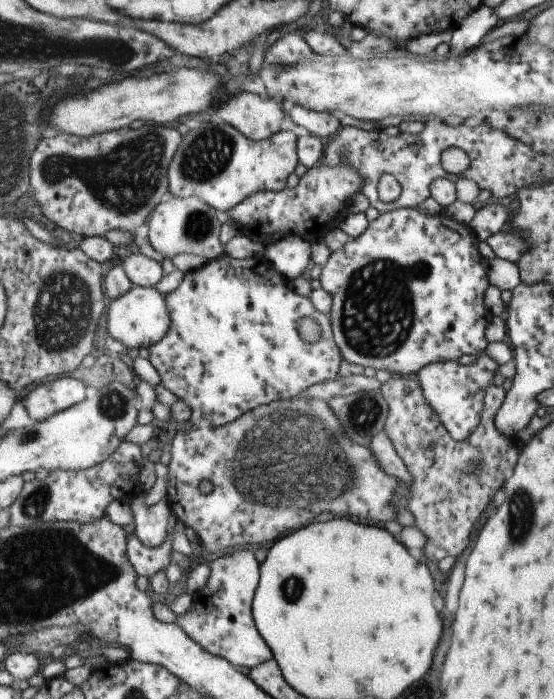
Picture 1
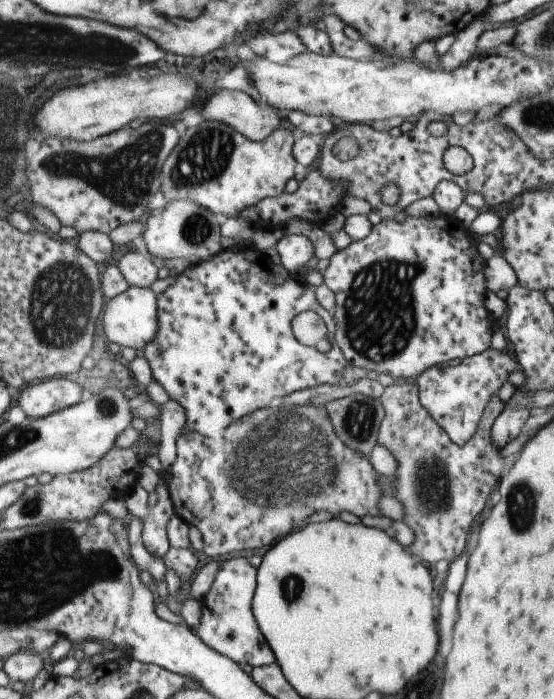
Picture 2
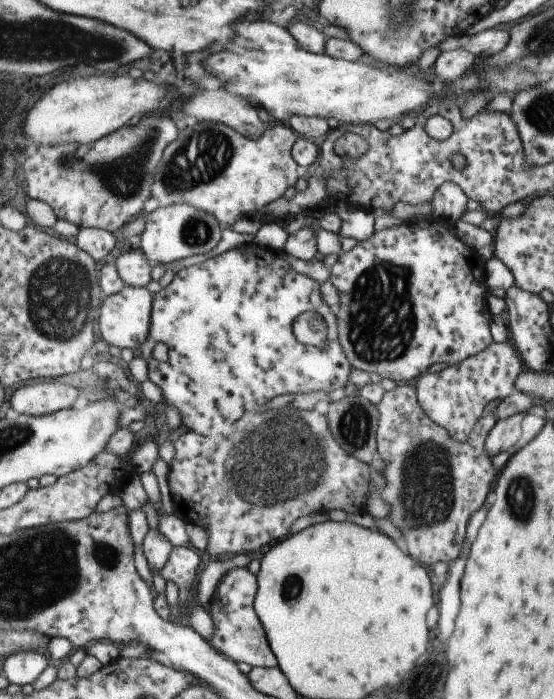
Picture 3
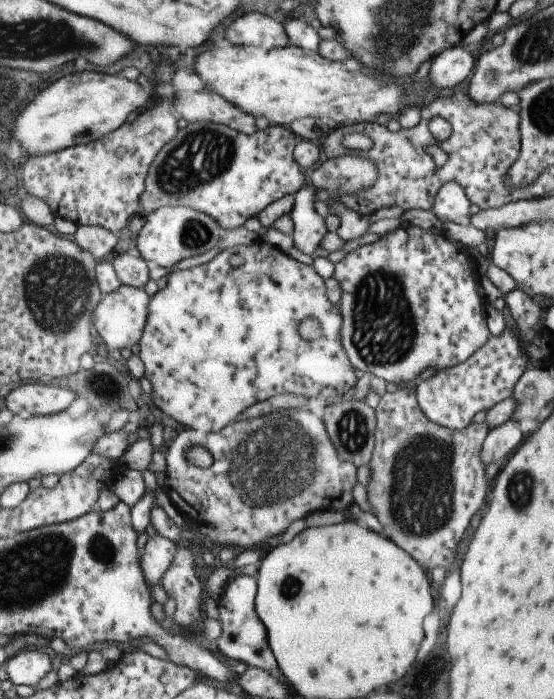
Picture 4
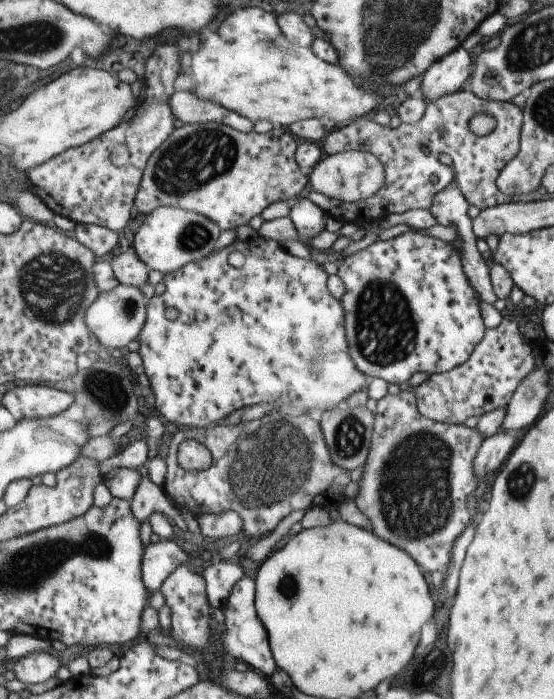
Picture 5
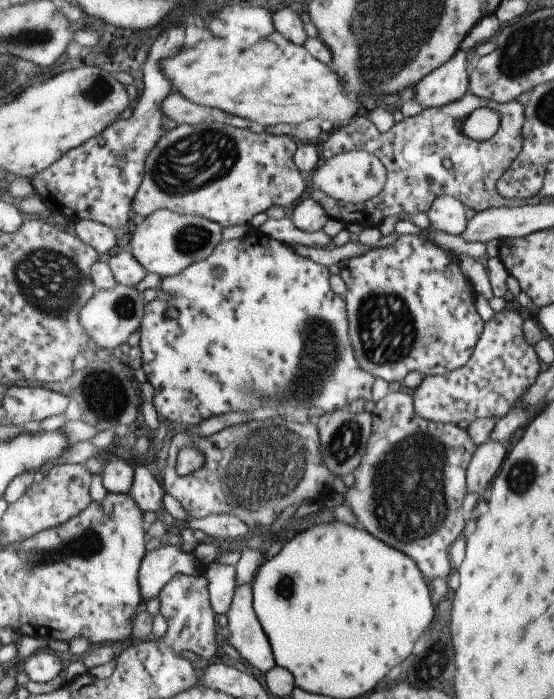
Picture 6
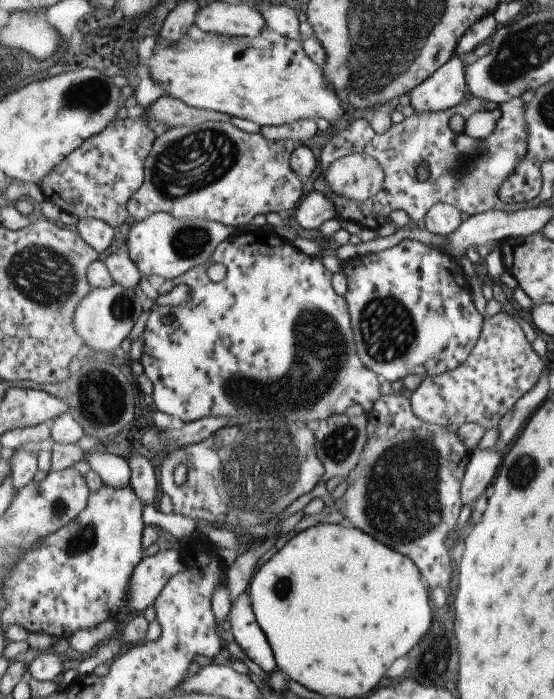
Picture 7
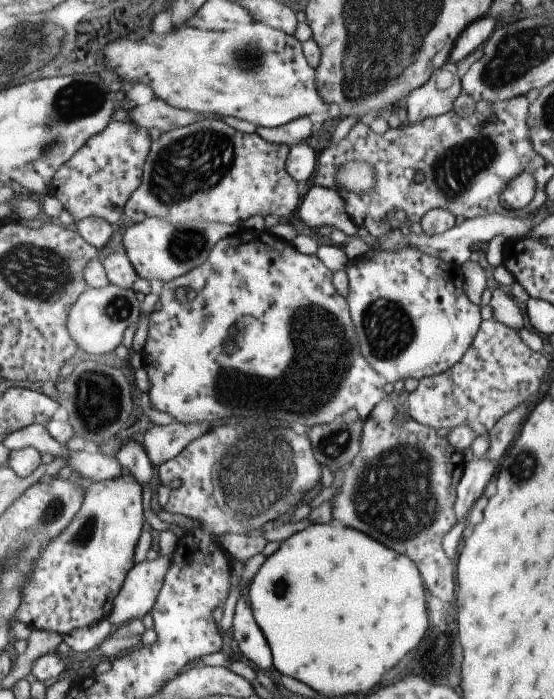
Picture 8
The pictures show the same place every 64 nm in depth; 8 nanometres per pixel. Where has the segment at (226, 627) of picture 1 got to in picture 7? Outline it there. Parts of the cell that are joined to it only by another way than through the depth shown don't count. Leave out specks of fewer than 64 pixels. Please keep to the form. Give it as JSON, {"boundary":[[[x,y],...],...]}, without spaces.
{"boundary":[[[243,592],[237,596],[228,613],[227,627],[243,654],[251,662],[257,664],[265,674],[271,672],[276,667],[276,664],[269,643],[263,631],[255,622],[249,595]]]}

